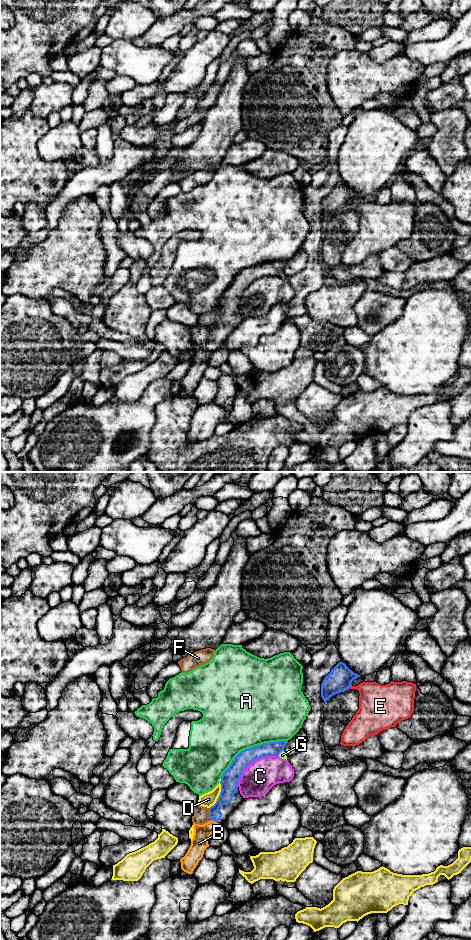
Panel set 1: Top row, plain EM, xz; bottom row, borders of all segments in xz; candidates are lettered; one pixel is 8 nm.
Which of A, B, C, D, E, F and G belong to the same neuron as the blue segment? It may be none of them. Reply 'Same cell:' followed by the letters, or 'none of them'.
Same cell: B

